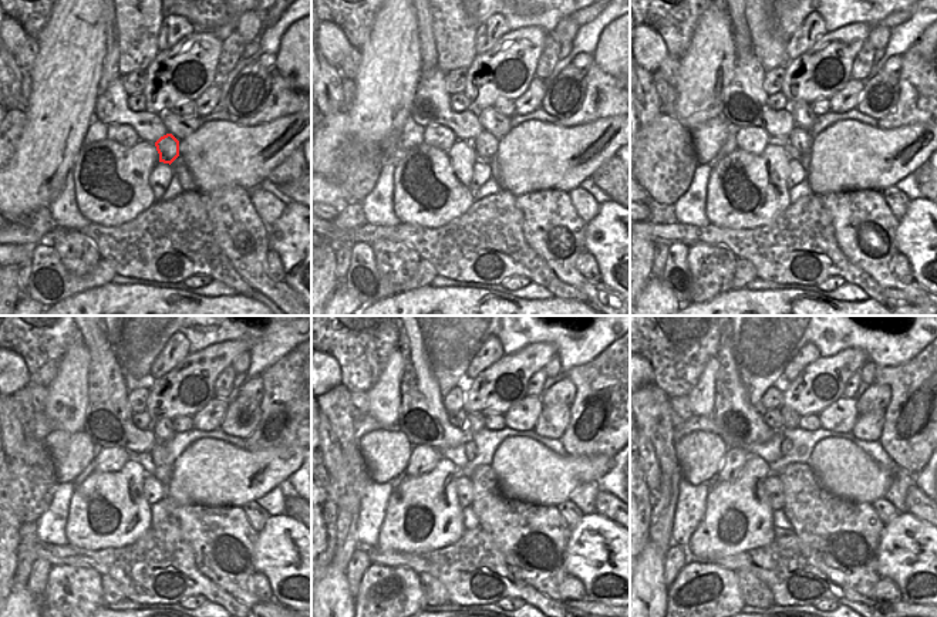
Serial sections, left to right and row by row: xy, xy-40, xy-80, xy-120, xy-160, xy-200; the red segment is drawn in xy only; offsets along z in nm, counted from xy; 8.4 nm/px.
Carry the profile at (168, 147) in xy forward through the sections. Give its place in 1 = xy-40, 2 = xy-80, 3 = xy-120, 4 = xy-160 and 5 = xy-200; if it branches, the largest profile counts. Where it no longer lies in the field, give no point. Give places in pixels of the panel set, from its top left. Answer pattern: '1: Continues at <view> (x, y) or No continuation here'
1: Continues at xy-40 (485, 144)
2: Continues at xy-80 (801, 140)
3: Continues at xy-120 (159, 454)
4: Continues at xy-160 (469, 447)
5: Continues at xy-200 (786, 444)

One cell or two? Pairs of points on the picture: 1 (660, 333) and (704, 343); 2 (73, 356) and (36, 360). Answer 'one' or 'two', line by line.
1: one
2: two

